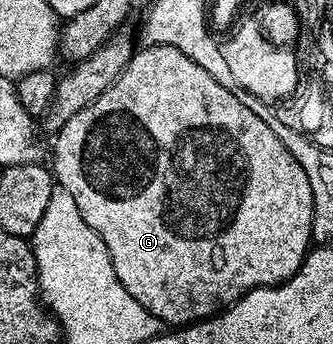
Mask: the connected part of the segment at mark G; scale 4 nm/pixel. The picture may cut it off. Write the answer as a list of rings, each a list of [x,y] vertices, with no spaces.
[[[146,45],[139,48],[116,83],[112,83],[112,87],[108,87],[108,91],[104,91],[96,103],[72,115],[72,119],[68,119],[68,123],[64,123],[64,127],[58,130],[53,141],[52,173],[57,184],[66,189],[72,199],[76,199],[76,207],[80,207],[80,215],[84,215],[84,223],[88,223],[88,227],[92,227],[92,231],[104,239],[112,267],[128,295],[132,295],[135,301],[167,326],[185,327],[193,325],[195,321],[205,321],[207,317],[213,317],[215,313],[235,305],[244,294],[254,289],[287,281],[296,275],[302,260],[312,248],[314,196],[312,183],[304,167],[300,167],[292,151],[284,147],[276,131],[264,123],[261,112],[244,107],[244,103],[240,103],[240,99],[228,91],[228,87],[216,83],[216,79],[212,79],[212,75],[208,75],[200,63],[184,55],[184,51],[176,51],[176,47]]]

